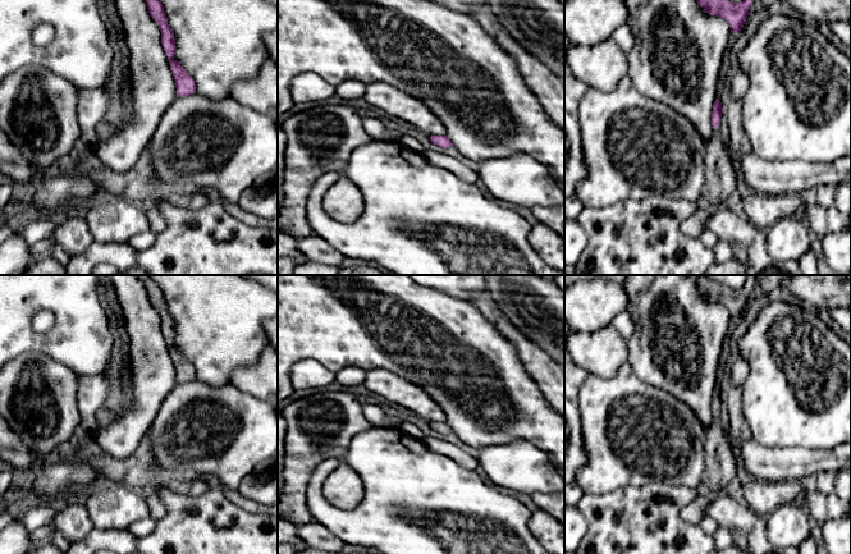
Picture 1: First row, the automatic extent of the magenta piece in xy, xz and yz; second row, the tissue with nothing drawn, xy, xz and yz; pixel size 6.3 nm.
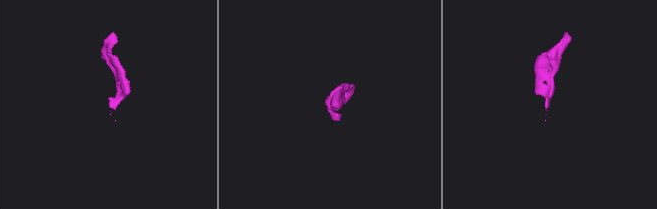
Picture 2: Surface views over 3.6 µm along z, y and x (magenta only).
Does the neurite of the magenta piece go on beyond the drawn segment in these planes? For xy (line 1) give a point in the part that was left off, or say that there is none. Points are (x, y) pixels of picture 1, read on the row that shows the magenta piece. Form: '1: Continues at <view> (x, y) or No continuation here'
1: No continuation here

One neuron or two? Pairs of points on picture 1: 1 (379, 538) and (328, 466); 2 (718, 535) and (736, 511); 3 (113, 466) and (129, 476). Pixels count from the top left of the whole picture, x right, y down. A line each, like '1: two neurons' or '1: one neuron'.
1: one neuron
2: two neurons
3: one neuron

